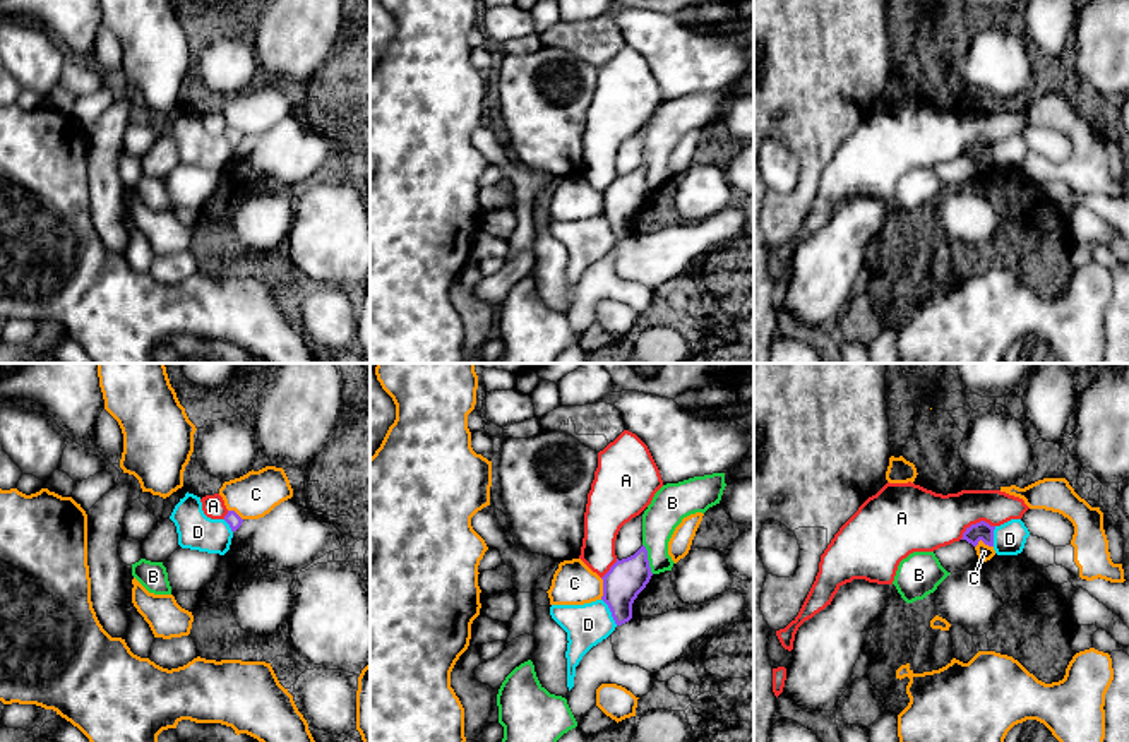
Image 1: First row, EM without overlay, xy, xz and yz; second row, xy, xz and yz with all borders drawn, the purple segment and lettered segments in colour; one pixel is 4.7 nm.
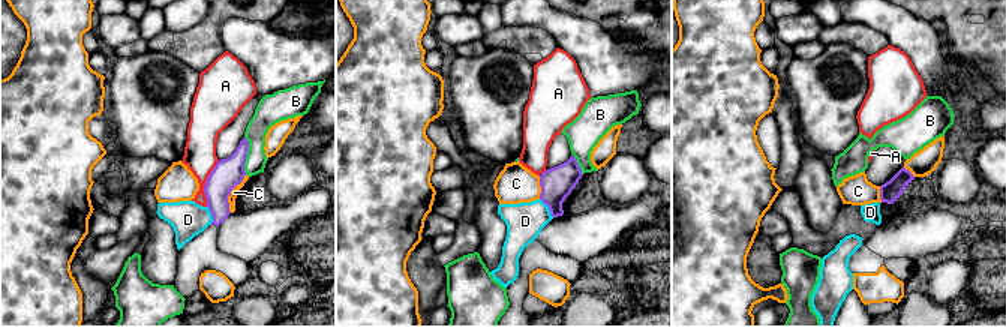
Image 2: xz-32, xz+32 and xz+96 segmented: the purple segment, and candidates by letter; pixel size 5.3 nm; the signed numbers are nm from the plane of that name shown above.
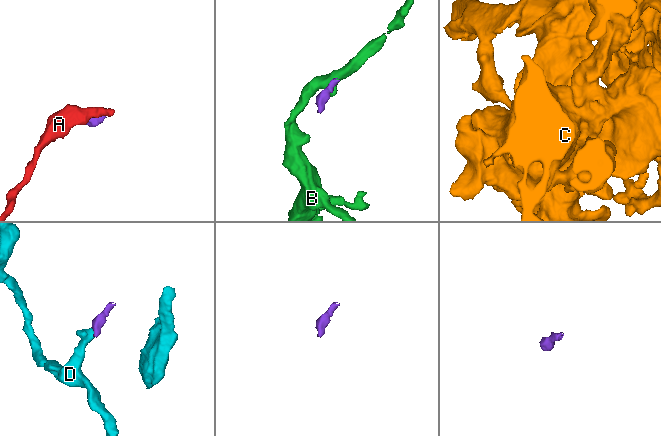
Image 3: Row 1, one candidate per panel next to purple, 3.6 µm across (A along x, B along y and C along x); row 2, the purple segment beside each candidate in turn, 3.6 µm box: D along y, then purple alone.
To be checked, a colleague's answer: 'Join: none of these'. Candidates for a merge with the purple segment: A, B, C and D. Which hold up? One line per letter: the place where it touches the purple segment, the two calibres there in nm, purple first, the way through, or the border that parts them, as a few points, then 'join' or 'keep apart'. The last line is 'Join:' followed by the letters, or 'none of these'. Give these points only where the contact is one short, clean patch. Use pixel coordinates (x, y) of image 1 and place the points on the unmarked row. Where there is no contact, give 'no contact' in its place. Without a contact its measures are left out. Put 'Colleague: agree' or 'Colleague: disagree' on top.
Colleague: agree
A: meets purple in yz at (977, 139); 90 nm thick on the purple side, 280 nm on the other; border along yz (994, 141), (977, 137), (960, 155); keep apart
B: meets purple in xz at (646, 175); 180 nm thick on the purple side, 170 nm on the other; border along xz (643, 160), (653, 189); keep apart
C: meets purple in xz at (603, 204); 180 nm thick on the purple side, 200 nm on the other; keep apart
D: meets purple in xz at (610, 227); 180 nm thick on the purple side, 200 nm on the other; border along xz (602, 215), (617, 240); keep apart
Join: none of these

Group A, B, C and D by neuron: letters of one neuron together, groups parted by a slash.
A / B / C / D

